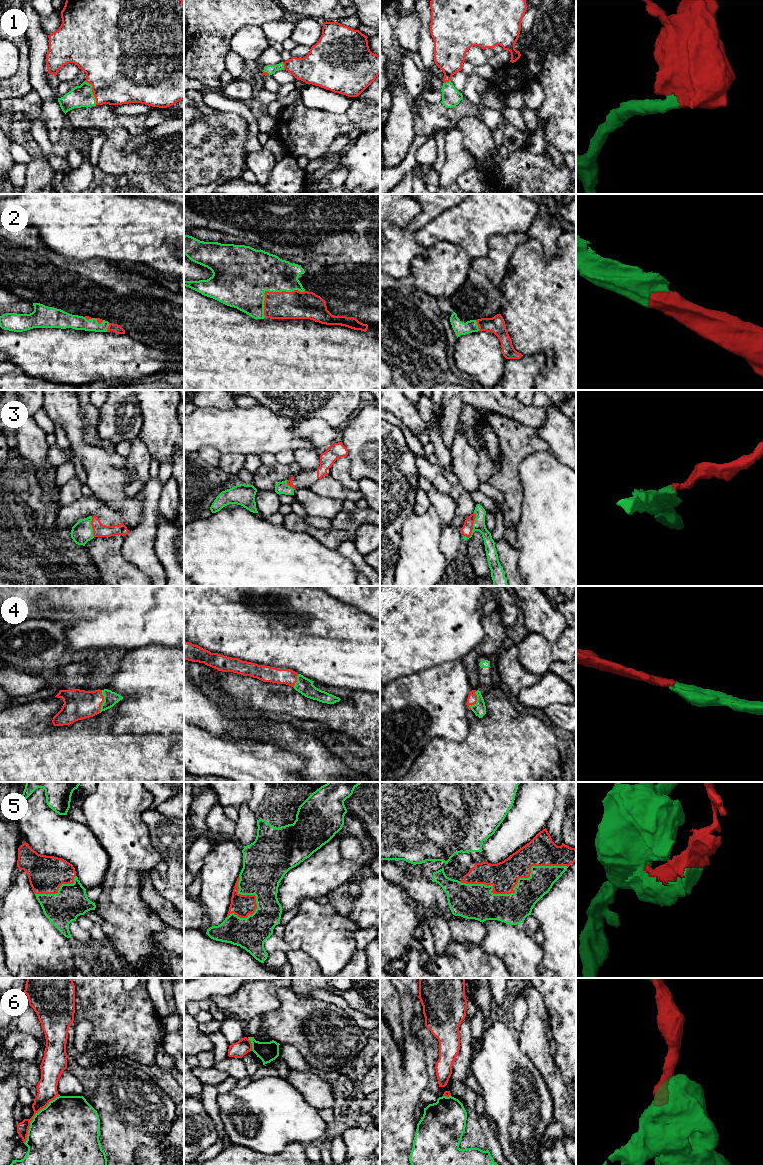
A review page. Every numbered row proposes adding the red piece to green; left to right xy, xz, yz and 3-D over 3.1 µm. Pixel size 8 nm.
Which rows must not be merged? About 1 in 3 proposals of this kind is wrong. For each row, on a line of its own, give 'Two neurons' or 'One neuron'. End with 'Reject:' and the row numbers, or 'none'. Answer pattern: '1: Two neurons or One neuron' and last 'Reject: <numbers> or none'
1: One neuron
2: One neuron
3: One neuron
4: One neuron
5: One neuron
6: Two neurons
Reject: 6

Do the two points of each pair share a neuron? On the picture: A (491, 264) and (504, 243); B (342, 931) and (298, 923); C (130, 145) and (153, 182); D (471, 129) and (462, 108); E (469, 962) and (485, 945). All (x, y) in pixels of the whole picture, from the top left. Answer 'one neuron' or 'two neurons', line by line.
A: one neuron
B: one neuron
C: two neurons
D: two neurons
E: two neurons

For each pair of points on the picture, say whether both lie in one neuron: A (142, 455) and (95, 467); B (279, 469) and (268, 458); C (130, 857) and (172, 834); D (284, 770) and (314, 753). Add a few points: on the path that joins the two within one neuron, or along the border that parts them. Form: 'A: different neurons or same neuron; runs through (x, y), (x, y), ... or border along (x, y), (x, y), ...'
A: different neurons; border along (125, 458), (127, 471), (133, 478), (132, 482)
B: different neurons; border along (277, 462), (271, 465), (263, 465)
C: different neurons; border along (144, 823), (148, 828), (151, 844), (165, 865)
D: different neurons; border along (281, 749), (295, 753), (302, 760), (301, 771)

